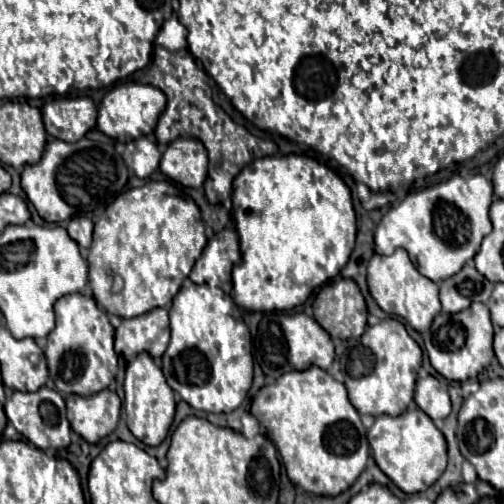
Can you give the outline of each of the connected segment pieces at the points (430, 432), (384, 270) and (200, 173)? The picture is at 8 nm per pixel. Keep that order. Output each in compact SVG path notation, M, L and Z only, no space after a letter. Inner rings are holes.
M421 408L405 410L399 416L377 416L375 424L369 428L367 440L377 466L407 494L425 492L447 466L445 436Z
M395 250L391 256L375 254L367 266L367 284L369 284L371 296L375 298L375 302L379 304L379 308L383 312L403 318L417 332L427 330L431 326L433 318L441 310L437 284L431 282L429 278L425 278L423 274L419 274L419 270L413 266L413 262L409 260L409 254L405 254L405 250Z
M177 138L167 146L159 168L181 186L201 188L207 178L207 150L199 140Z

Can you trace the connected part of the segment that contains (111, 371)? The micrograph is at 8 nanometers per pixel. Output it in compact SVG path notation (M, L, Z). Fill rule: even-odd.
M69 294L59 298L53 306L55 328L47 336L45 358L49 376L53 378L59 392L91 396L105 390L117 374L117 354L113 350L113 326L107 314L97 306L93 298L83 294Z

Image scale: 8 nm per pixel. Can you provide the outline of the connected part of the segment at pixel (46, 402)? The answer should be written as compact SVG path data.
M43 386L37 392L13 392L13 396L5 402L5 414L9 422L23 434L29 442L33 442L39 450L61 450L71 442L71 426L65 416L65 400L59 392Z

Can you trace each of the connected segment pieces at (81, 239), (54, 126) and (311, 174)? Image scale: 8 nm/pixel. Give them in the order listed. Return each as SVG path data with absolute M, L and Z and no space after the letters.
M75 216L67 224L67 232L81 248L89 248L91 246L91 234L93 234L93 222L85 216Z
M63 98L43 106L43 122L51 136L77 142L95 128L97 108L91 98Z
M265 156L253 160L233 182L233 212L243 262L233 268L233 300L247 310L291 310L311 292L335 278L355 246L355 212L349 186L327 166L309 156Z

